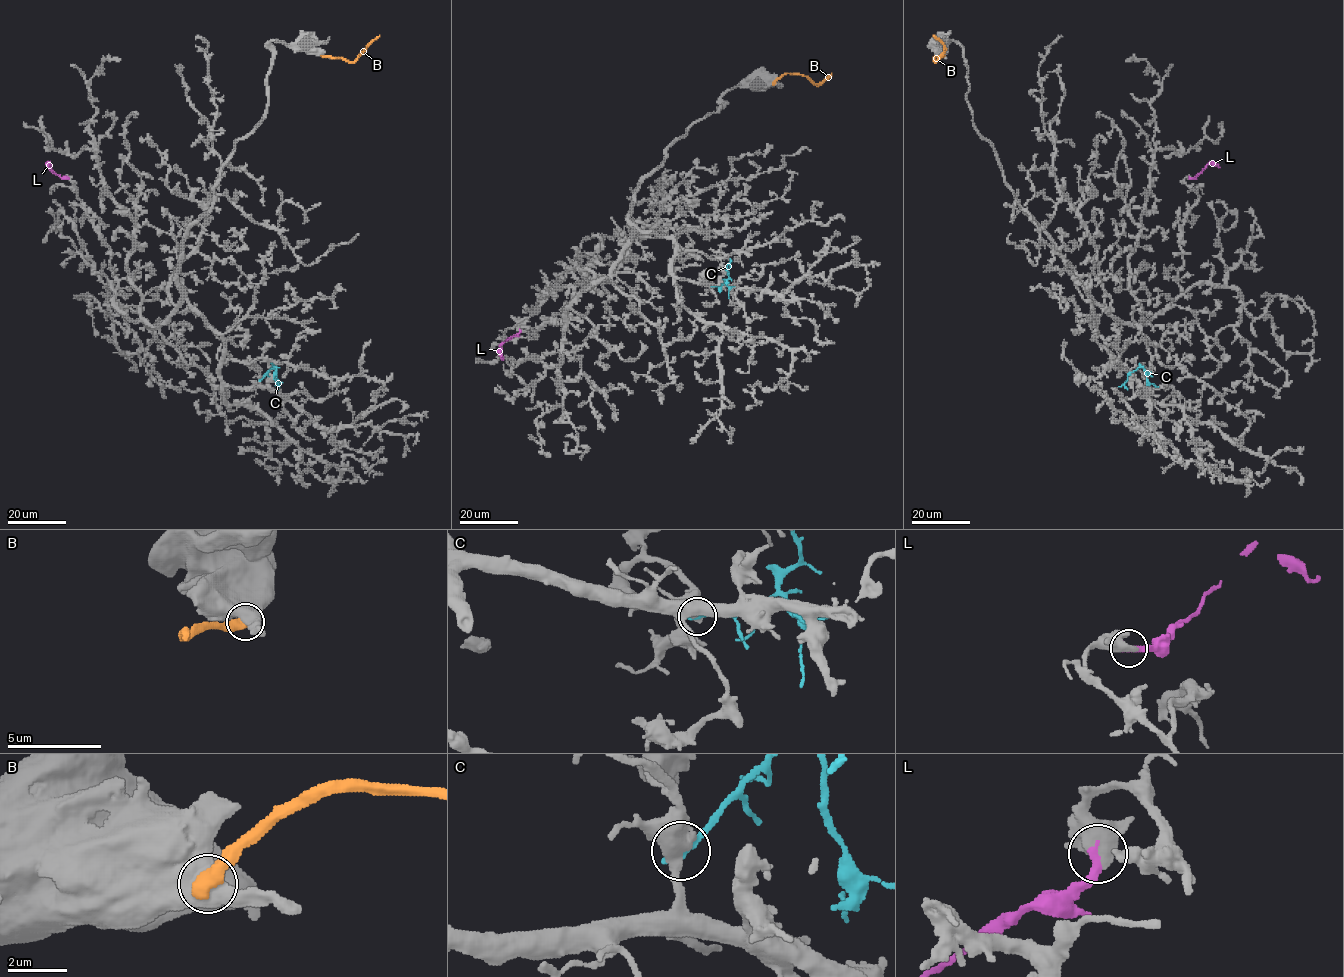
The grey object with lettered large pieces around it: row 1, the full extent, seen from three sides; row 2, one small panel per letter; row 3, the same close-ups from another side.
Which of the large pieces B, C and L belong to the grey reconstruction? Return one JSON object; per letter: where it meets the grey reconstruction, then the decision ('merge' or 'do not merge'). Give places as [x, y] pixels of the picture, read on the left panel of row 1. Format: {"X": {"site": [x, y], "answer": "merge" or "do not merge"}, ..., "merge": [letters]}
{"B": {"site": [322, 56], "answer": "do not merge"}, "C": {"site": [260, 379], "answer": "do not merge"}, "L": {"site": [68, 178], "answer": "merge"}, "merge": ["L"]}

